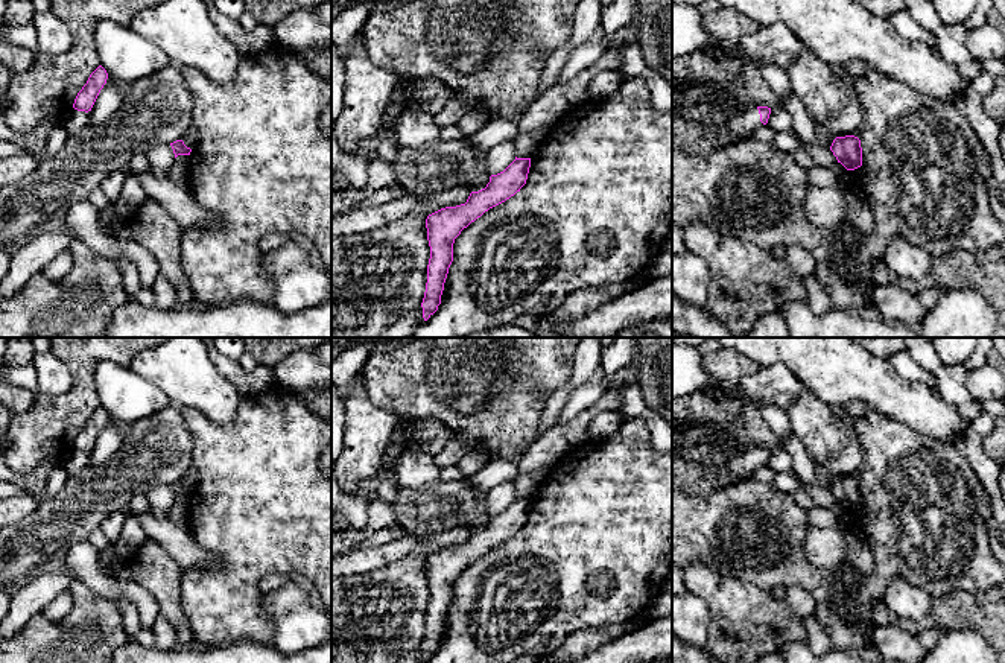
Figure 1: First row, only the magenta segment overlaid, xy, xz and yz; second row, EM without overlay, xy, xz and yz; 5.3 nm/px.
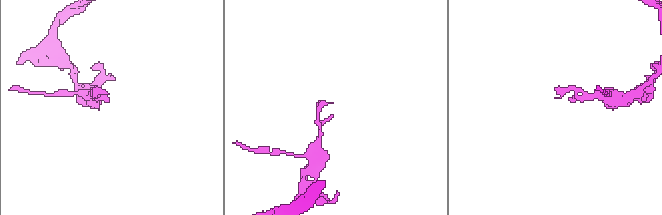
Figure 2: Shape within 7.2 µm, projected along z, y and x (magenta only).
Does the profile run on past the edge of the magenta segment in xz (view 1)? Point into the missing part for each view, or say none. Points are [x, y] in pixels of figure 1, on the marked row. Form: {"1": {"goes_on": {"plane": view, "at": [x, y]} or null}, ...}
{"1": {"goes_on": null}}

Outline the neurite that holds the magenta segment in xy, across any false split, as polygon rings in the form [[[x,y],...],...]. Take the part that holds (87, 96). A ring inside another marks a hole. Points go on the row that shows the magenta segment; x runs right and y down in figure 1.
[[[99,65],[88,78],[87,84],[78,93],[73,108],[78,111],[91,111],[100,90],[106,84],[108,73],[106,70]]]

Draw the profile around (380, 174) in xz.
[[[374,157],[366,164],[366,173],[368,173],[368,186],[374,192],[386,186],[391,186],[394,181],[394,172],[391,164],[380,157]]]

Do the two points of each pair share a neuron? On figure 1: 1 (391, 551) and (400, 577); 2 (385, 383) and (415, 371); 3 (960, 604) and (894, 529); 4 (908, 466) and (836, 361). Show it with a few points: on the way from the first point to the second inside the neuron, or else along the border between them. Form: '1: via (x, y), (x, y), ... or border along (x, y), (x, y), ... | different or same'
1: border along (420, 540), (420, 545), (400, 560), (362, 574) | different
2: via (393, 380), (397, 380), (408, 371) | same
3: border along (985, 589), (946, 592), (932, 598) | different
4: border along (873, 411), (906, 426) | different

